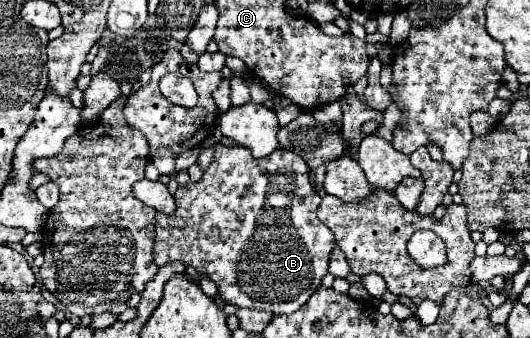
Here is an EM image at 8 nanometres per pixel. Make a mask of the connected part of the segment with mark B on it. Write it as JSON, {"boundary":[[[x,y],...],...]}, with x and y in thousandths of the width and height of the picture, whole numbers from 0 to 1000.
{"boundary":[[[409,426],[406,456],[402,456],[402,479],[387,503],[383,527],[375,538],[357,538],[353,550],[334,556],[330,598],[334,598],[334,621],[326,633],[296,627],[296,639],[292,639],[292,734],[289,734],[289,746],[292,746],[296,787],[311,787],[315,775],[330,775],[330,769],[345,775],[353,787],[364,787],[375,811],[387,811],[394,828],[402,828],[409,840],[413,870],[428,899],[440,899],[447,911],[500,917],[511,929],[549,929],[549,923],[564,917],[568,899],[575,899],[583,888],[583,876],[606,846],[606,822],[617,811],[621,751],[625,751],[625,734],[632,728],[632,710],[628,710],[628,692],[621,686],[621,675],[609,669],[606,651],[598,645],[598,615],[606,604],[606,580],[594,568],[594,556],[583,533],[583,491],[560,456],[523,438],[511,462],[477,467],[474,450],[458,432],[428,438],[421,426]]]}

